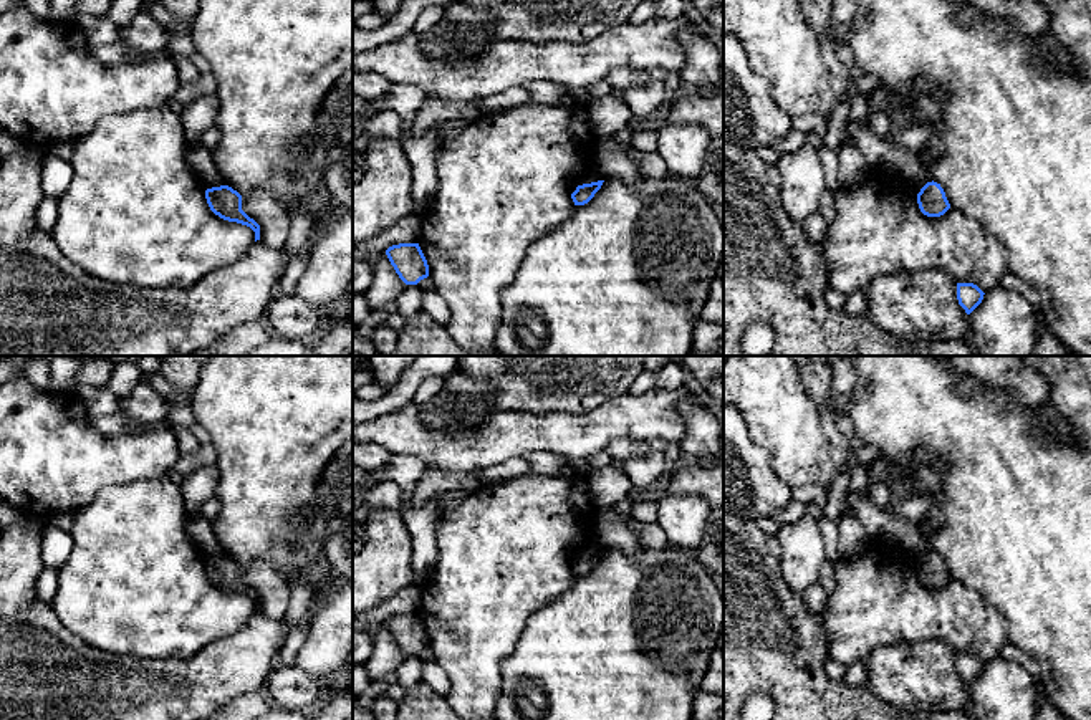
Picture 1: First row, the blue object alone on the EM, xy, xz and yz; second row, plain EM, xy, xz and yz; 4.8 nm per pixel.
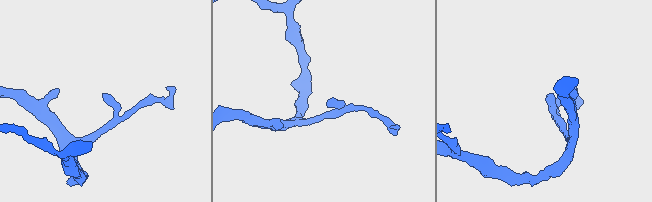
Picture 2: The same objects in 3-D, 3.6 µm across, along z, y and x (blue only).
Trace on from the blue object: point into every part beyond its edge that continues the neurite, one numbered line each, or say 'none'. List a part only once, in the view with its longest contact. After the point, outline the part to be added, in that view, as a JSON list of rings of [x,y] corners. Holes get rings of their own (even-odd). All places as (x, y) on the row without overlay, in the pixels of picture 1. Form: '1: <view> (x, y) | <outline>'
none

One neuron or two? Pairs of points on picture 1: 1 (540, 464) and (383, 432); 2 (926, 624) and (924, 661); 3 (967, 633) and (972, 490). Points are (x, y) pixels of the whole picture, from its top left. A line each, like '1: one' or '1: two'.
1: two
2: two
3: two

